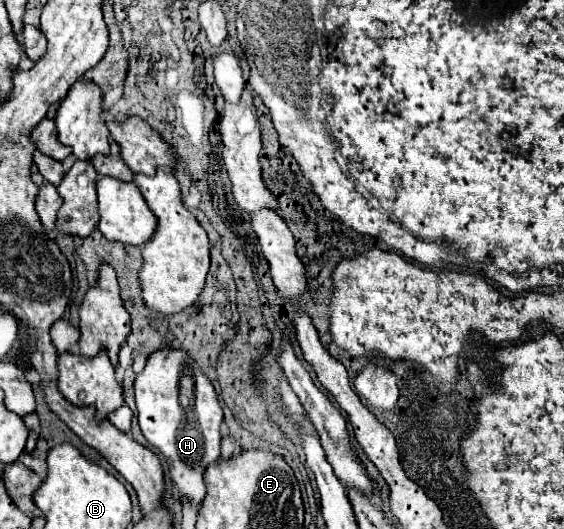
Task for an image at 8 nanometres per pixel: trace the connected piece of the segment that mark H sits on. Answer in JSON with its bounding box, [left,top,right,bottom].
[135,348,223,504]

